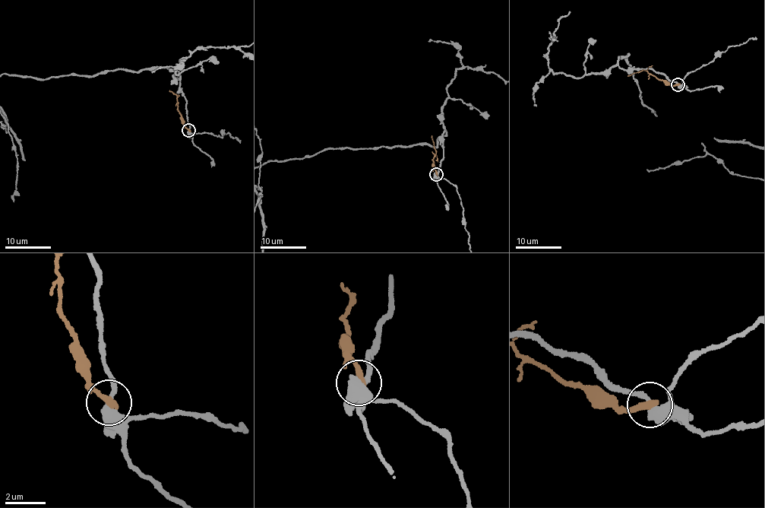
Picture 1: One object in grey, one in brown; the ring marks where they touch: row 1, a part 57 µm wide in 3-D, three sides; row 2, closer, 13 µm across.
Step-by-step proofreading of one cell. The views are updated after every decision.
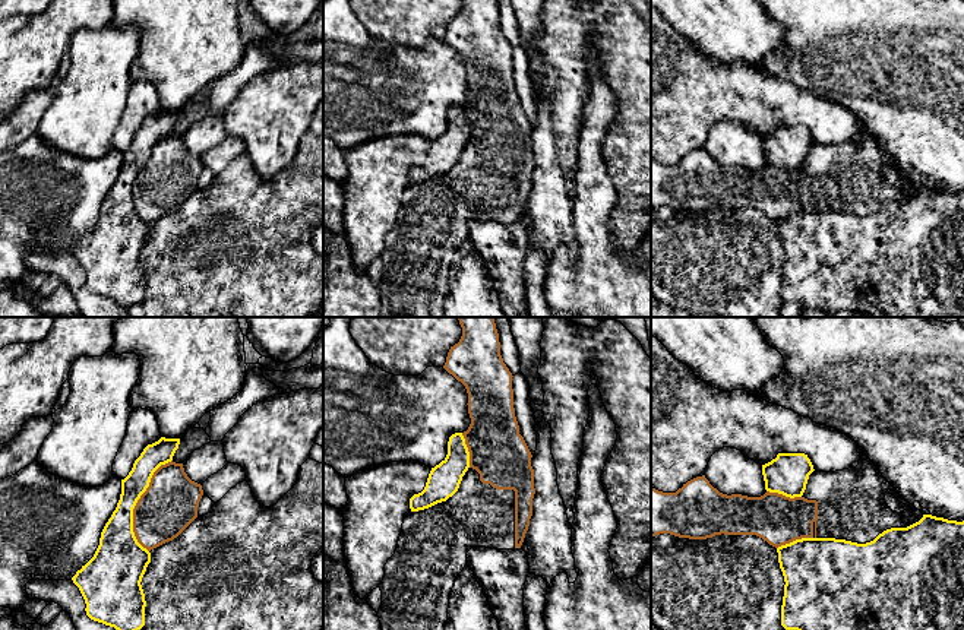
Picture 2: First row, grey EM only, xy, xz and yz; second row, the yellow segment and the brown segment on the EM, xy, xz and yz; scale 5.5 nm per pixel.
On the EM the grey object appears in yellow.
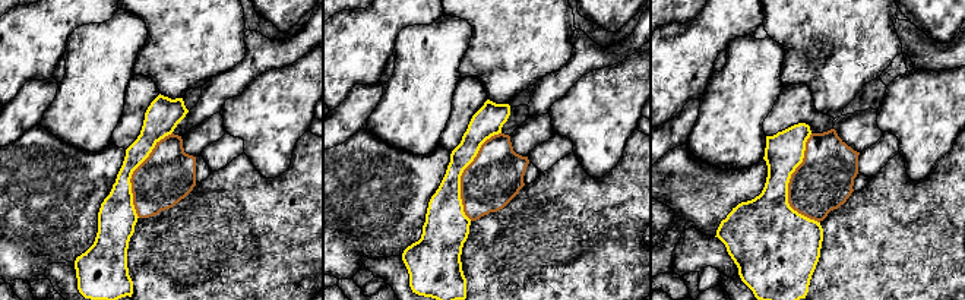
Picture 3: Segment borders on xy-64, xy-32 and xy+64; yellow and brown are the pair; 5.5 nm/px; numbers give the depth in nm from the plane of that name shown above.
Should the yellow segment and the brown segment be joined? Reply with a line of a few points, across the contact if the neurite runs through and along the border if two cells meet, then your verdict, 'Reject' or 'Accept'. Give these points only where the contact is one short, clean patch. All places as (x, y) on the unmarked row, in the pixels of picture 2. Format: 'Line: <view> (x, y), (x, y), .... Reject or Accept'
Reject

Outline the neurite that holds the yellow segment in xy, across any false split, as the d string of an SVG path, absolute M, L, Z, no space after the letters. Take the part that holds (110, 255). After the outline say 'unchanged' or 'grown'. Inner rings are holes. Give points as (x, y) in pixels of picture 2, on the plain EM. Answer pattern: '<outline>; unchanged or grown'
M161 110L143 121L129 148L121 152L120 172L101 205L94 229L72 250L85 272L86 288L94 294L114 300L124 308L145 298L146 273L140 254L151 235L151 225L138 215L133 205L133 181L149 159L154 145L173 133L178 117L180 111Z; unchanged

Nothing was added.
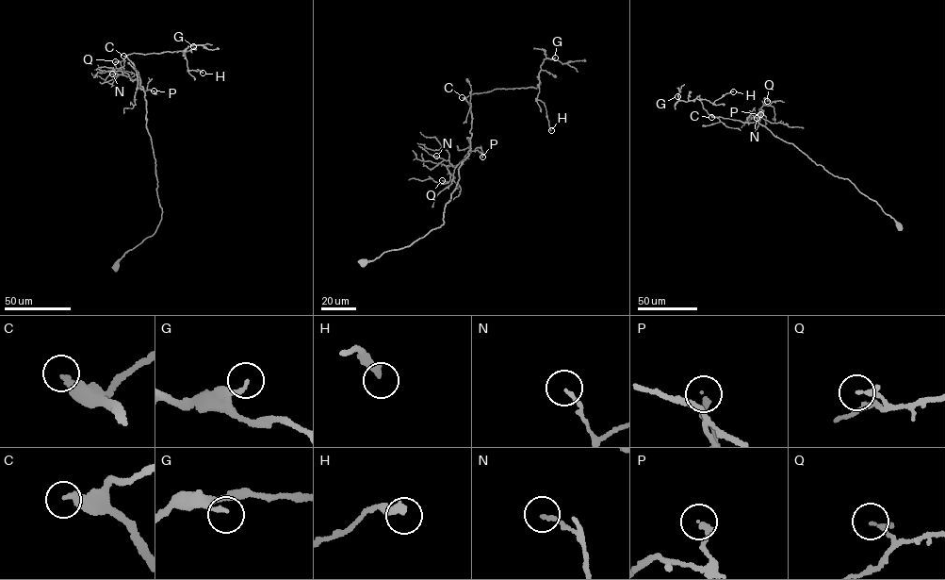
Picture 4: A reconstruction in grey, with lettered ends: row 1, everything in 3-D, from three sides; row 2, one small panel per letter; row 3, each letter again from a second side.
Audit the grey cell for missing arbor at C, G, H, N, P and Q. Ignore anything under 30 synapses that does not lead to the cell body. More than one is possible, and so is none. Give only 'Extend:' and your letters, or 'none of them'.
Extend: C

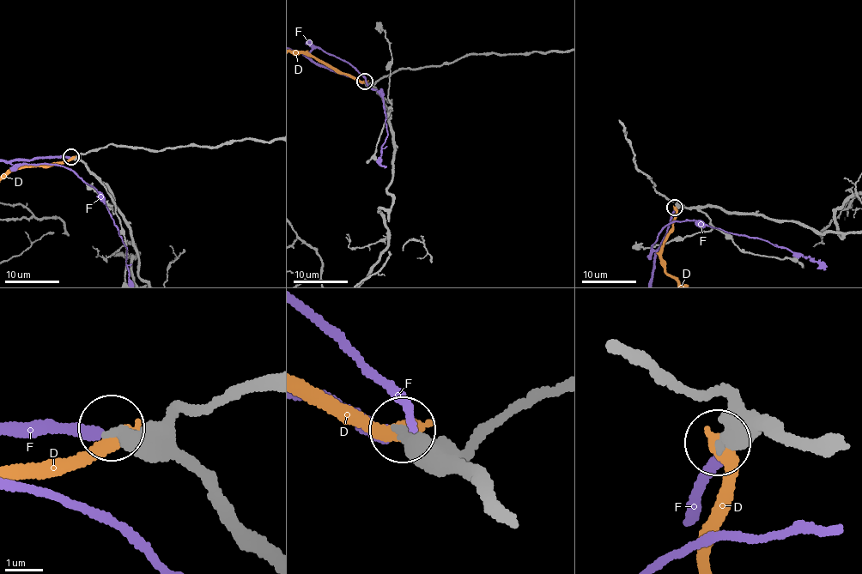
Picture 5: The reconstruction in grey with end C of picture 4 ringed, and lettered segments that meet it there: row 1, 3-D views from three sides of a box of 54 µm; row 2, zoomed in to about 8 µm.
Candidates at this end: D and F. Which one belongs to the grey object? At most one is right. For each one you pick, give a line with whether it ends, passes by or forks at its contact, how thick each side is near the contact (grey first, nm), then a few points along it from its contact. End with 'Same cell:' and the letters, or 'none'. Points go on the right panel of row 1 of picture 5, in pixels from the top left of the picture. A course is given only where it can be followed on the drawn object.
Same cell: none

